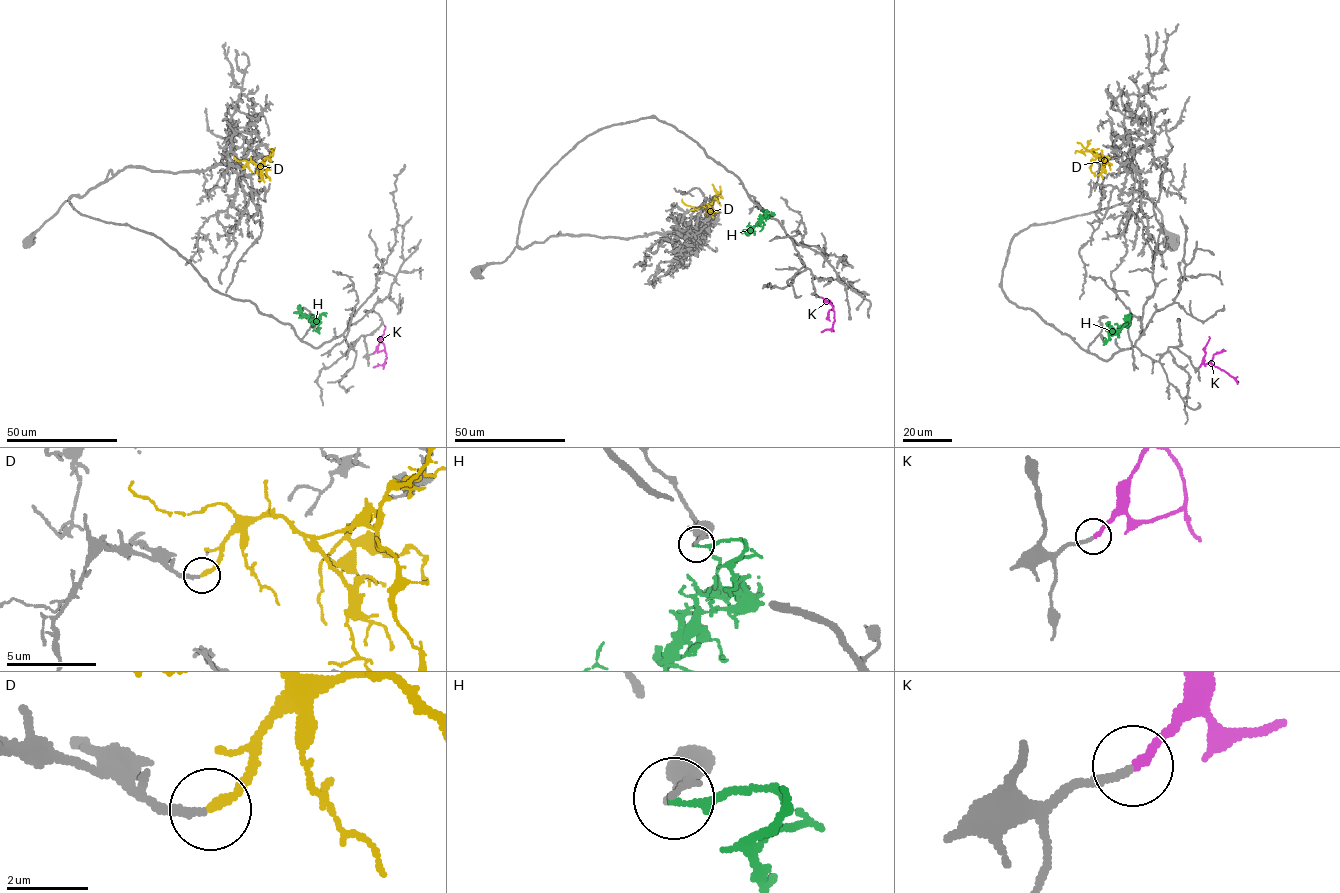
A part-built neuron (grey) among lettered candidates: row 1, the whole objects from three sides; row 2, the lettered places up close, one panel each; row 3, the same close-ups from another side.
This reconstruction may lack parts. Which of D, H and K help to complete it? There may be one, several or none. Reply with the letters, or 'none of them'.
D, K

